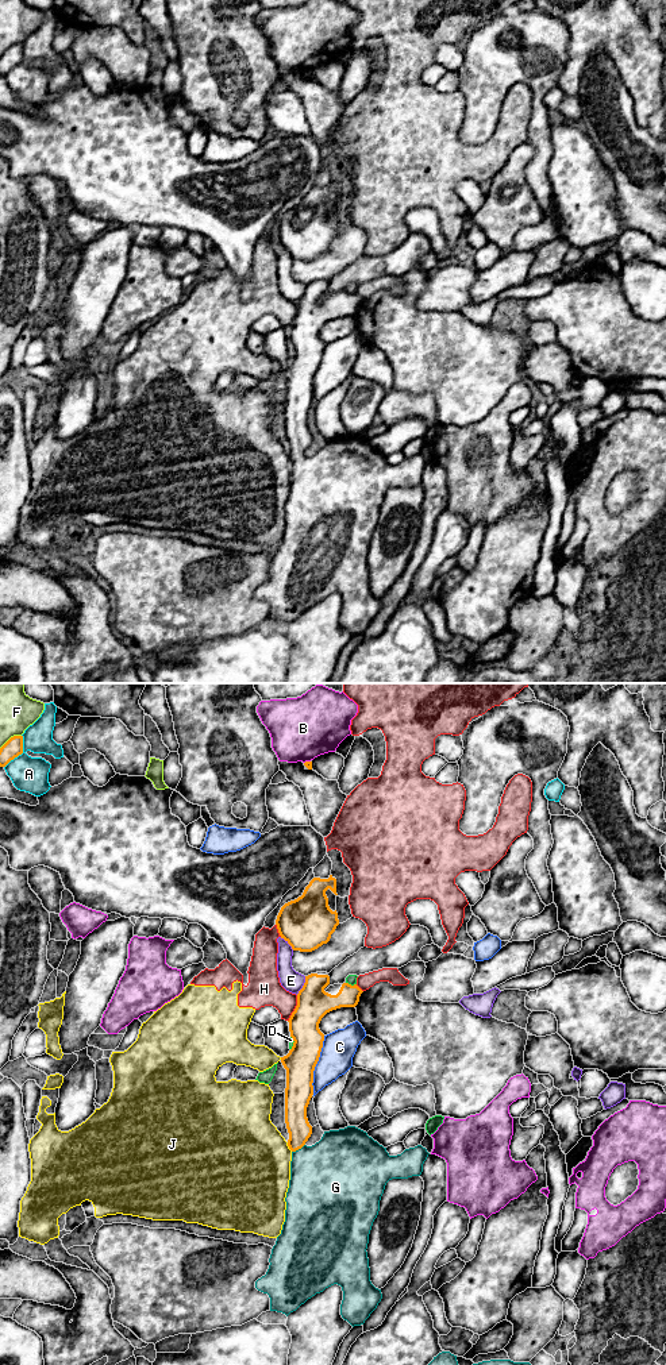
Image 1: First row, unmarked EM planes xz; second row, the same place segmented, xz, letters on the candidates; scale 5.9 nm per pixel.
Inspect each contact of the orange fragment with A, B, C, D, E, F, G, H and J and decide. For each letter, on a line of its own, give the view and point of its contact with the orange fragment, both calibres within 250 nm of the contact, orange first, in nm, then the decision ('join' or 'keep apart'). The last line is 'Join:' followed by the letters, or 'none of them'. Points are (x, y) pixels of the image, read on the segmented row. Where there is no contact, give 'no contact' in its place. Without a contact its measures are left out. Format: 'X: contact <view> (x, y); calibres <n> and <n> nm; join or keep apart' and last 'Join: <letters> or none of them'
A: contact xz (22, 752); calibres 110 and 220 nm; keep apart
B: contact xz (307, 762); calibres 50 and 380 nm; keep apart
C: contact xz (315, 1065); calibres 180 and 200 nm; keep apart
D: contact xz (293, 1042); calibres 180 and 30 nm; keep apart
E: contact xz (303, 986); calibres 190 and 120 nm; keep apart
F: contact xz (10, 739); calibres 110 and 220 nm; keep apart
G: contact xz (297, 1149); calibres 140 and 440 nm; join
H: contact xz (295, 1009); calibres 190 and 200 nm; keep apart
J: contact xz (288, 1145); calibres 140 and 480 nm; keep apart
Join: G

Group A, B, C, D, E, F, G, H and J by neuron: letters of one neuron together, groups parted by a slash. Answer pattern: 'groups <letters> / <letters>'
groups A / B / C / D / E / F / G / H J

